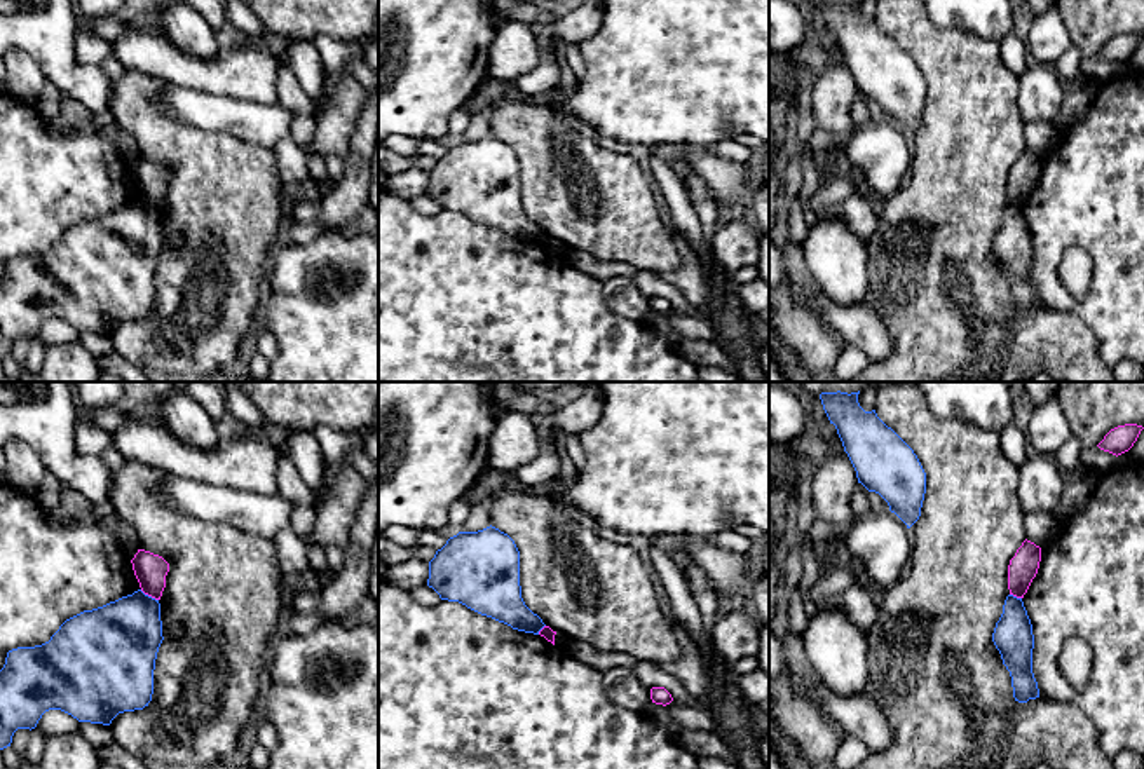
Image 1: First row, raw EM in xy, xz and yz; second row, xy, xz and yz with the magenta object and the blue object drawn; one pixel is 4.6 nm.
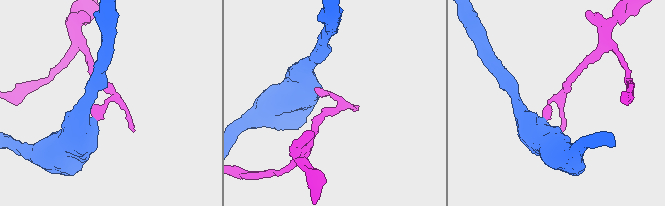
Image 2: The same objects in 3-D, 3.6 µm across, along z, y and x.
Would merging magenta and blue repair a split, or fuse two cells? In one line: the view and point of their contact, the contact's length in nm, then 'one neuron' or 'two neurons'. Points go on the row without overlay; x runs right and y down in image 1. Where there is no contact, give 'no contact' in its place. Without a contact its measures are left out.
xy (149, 204) | 100 nm | two neurons

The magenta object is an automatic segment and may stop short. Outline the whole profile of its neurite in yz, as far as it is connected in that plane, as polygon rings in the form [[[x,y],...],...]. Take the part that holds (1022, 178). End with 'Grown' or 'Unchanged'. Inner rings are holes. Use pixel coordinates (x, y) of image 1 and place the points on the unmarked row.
[[[1025,148],[1008,174],[1010,204],[1024,208],[1032,188],[1038,183],[1039,171],[1041,157]]]. Unchanged

